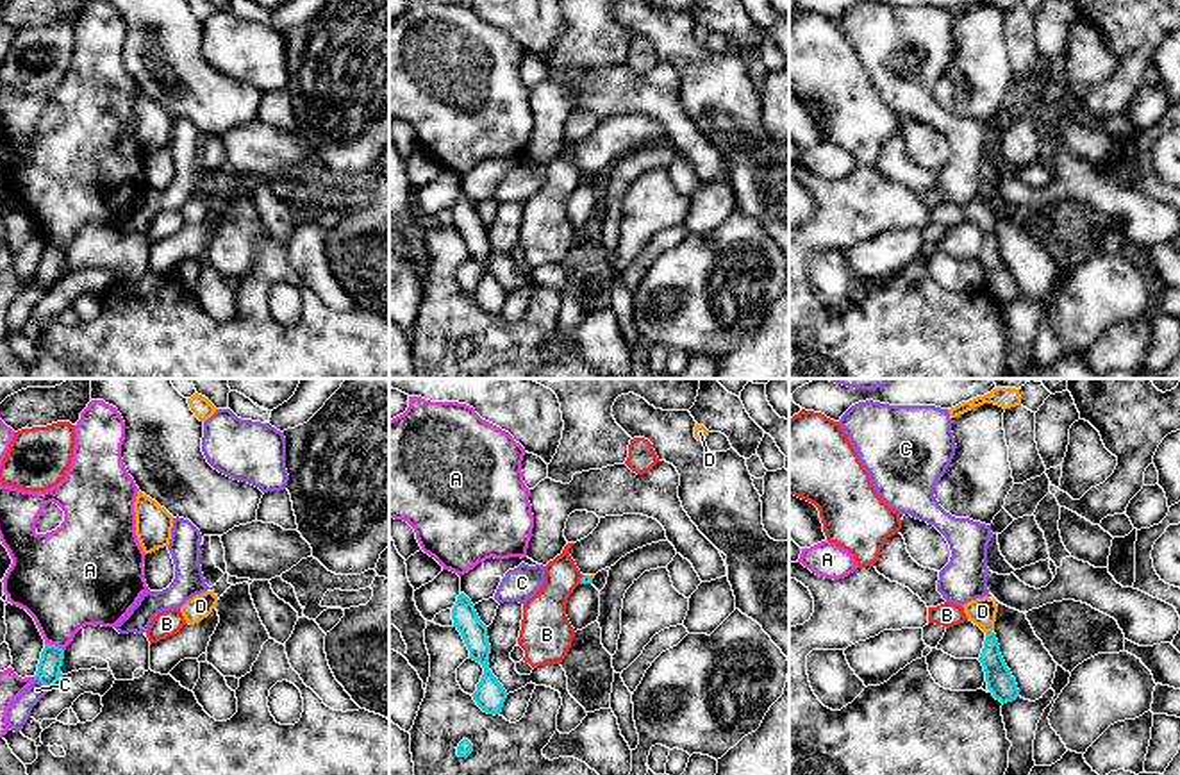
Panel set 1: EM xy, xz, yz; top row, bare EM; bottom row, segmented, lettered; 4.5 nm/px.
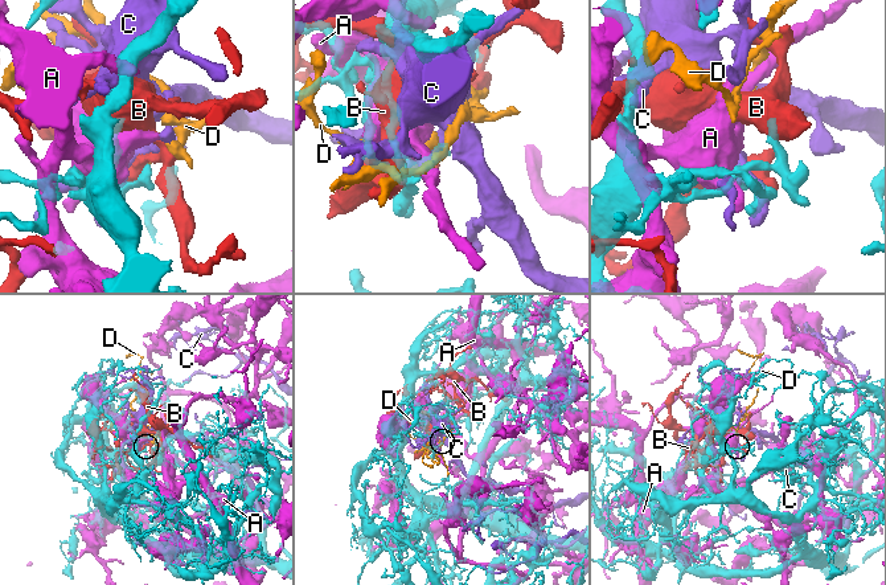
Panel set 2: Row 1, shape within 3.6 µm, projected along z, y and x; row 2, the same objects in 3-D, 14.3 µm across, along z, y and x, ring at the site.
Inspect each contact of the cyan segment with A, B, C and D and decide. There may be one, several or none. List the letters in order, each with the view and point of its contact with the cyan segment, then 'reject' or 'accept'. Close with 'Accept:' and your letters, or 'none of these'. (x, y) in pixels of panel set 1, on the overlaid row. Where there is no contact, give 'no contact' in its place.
A: meets cyan in xy at (54, 645); reject
B: meets cyan in xz at (581, 579); reject
C: meets cyan in xy at (41, 683); reject
D: meets cyan in yz at (988, 633); reject
Accept: none of these

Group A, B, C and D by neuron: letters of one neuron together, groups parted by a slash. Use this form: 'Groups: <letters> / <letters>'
Groups: A / B / C / D

